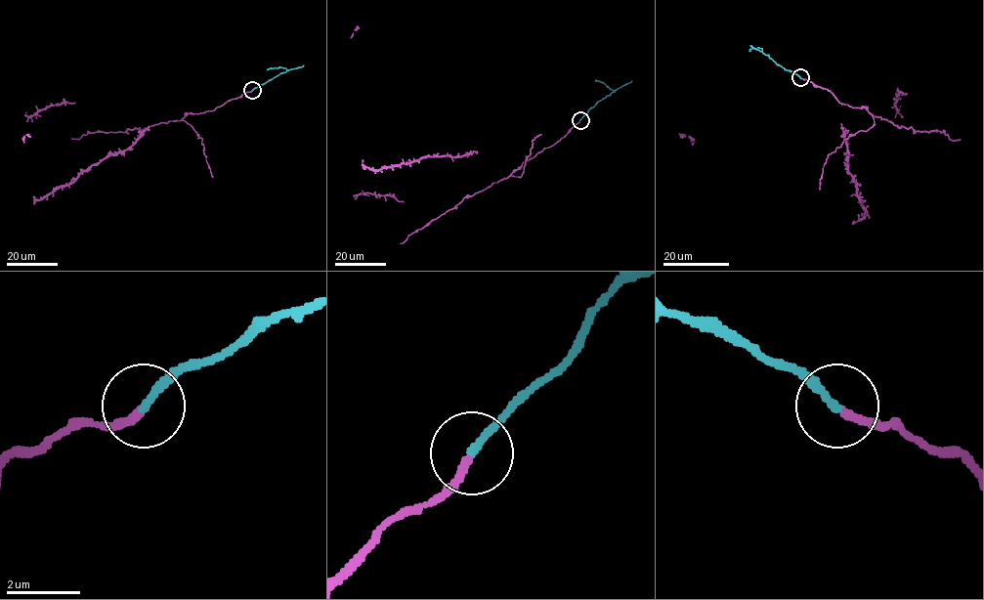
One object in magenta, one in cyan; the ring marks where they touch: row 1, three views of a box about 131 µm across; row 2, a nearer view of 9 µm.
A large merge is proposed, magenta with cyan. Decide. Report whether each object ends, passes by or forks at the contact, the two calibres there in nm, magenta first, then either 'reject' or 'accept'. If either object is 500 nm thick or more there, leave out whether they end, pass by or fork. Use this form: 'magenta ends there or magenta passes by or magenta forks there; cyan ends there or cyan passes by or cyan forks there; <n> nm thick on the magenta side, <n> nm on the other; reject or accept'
magenta ends there; cyan ends there; 200 nm thick on the magenta side, 240 nm on the other; accept

